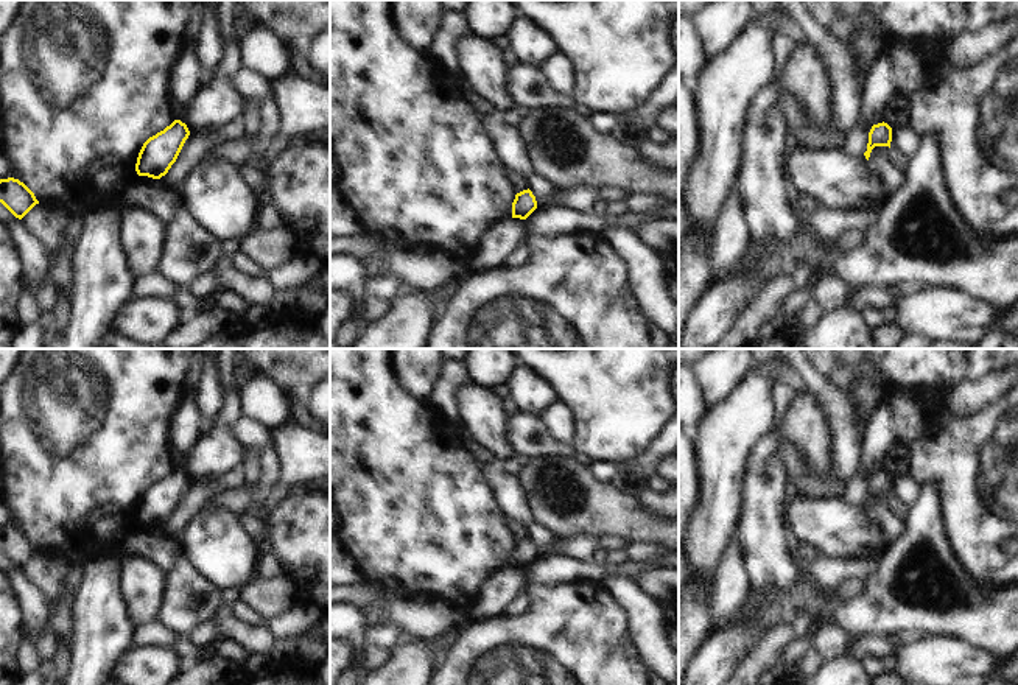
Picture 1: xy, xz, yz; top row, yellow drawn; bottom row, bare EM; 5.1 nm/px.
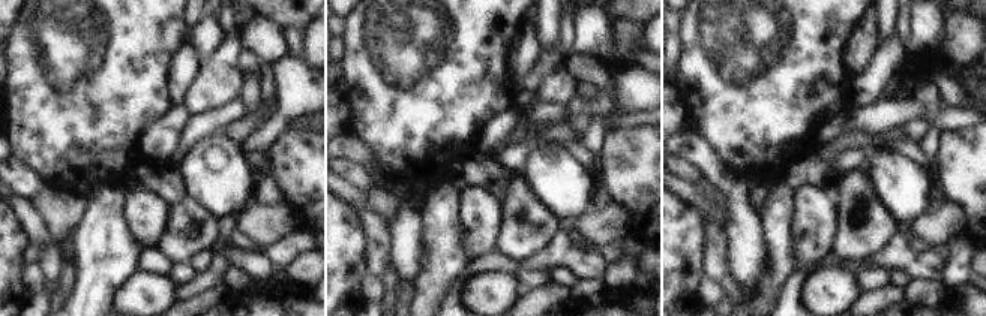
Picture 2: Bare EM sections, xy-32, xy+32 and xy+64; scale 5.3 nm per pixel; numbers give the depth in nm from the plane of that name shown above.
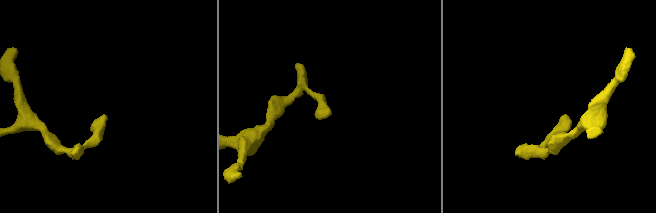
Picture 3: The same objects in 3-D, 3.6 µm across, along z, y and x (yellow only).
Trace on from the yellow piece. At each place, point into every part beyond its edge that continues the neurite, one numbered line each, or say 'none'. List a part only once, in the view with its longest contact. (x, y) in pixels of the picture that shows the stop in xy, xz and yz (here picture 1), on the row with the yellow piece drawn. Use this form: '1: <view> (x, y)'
none

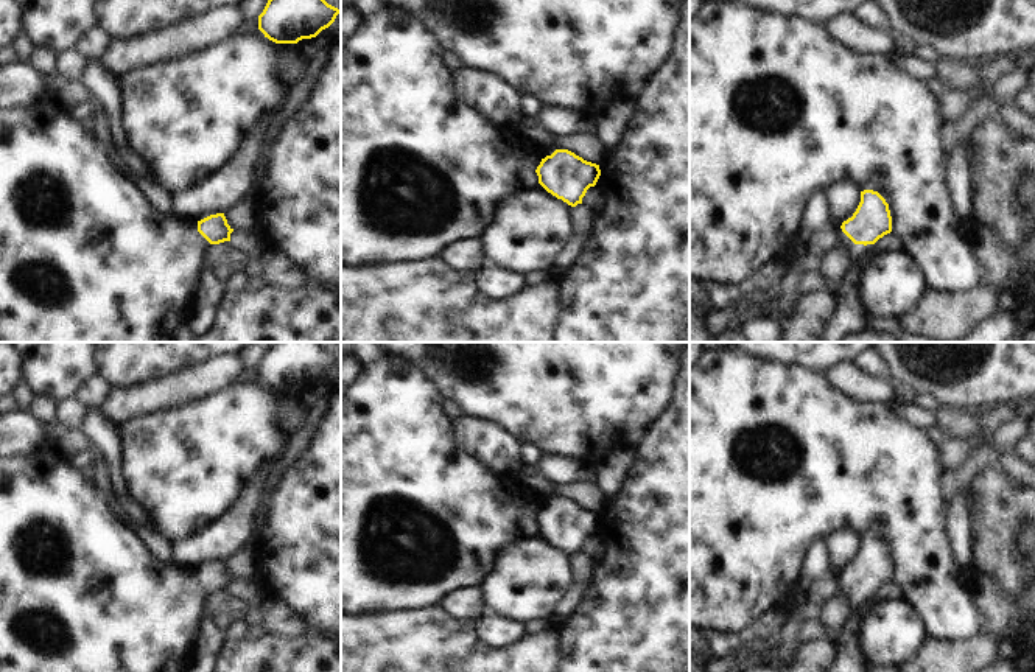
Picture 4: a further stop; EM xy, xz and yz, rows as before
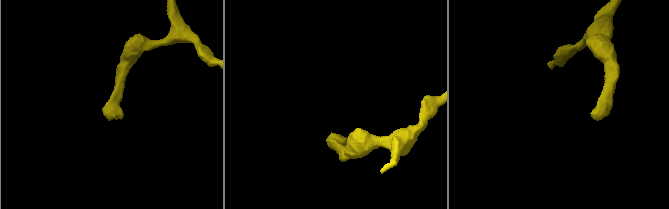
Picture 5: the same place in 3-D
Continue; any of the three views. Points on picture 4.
1: yz (889, 285)

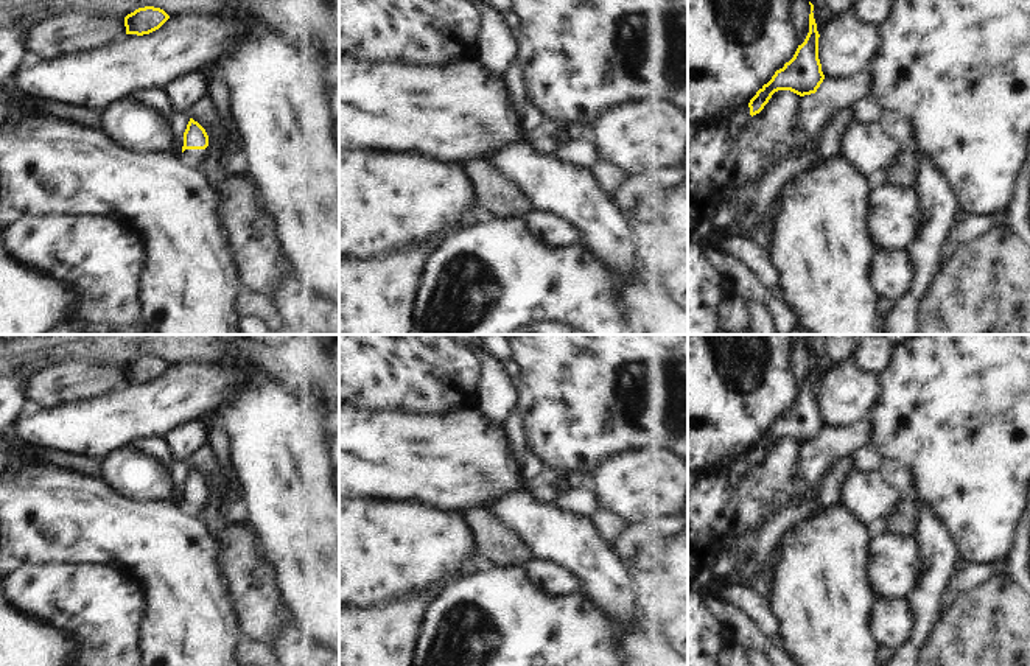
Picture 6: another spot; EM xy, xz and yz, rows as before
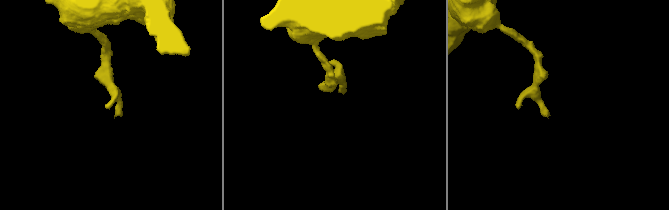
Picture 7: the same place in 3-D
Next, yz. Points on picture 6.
none

